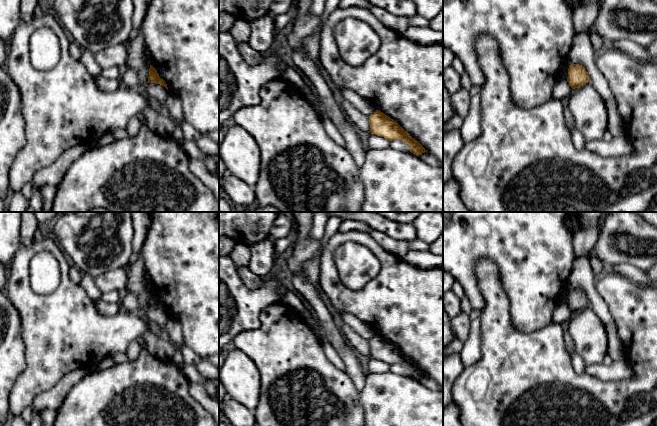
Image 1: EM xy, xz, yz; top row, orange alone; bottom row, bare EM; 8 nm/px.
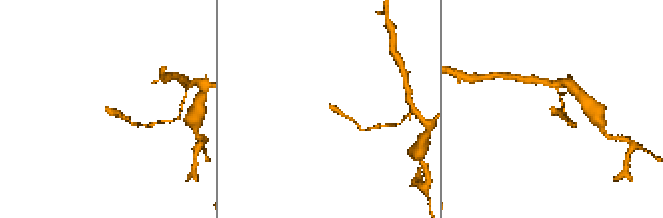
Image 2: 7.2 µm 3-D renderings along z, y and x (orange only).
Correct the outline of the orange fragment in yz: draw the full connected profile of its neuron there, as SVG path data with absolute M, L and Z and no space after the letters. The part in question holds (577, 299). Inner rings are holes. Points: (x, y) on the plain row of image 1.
M571 288L568 292L567 306L572 313L578 312L589 306L589 299L582 289Z

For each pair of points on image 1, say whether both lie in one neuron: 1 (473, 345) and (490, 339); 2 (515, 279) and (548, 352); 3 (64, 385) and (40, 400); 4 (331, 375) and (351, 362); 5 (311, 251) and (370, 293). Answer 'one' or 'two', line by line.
1: two
2: two
3: one
4: two
5: two

